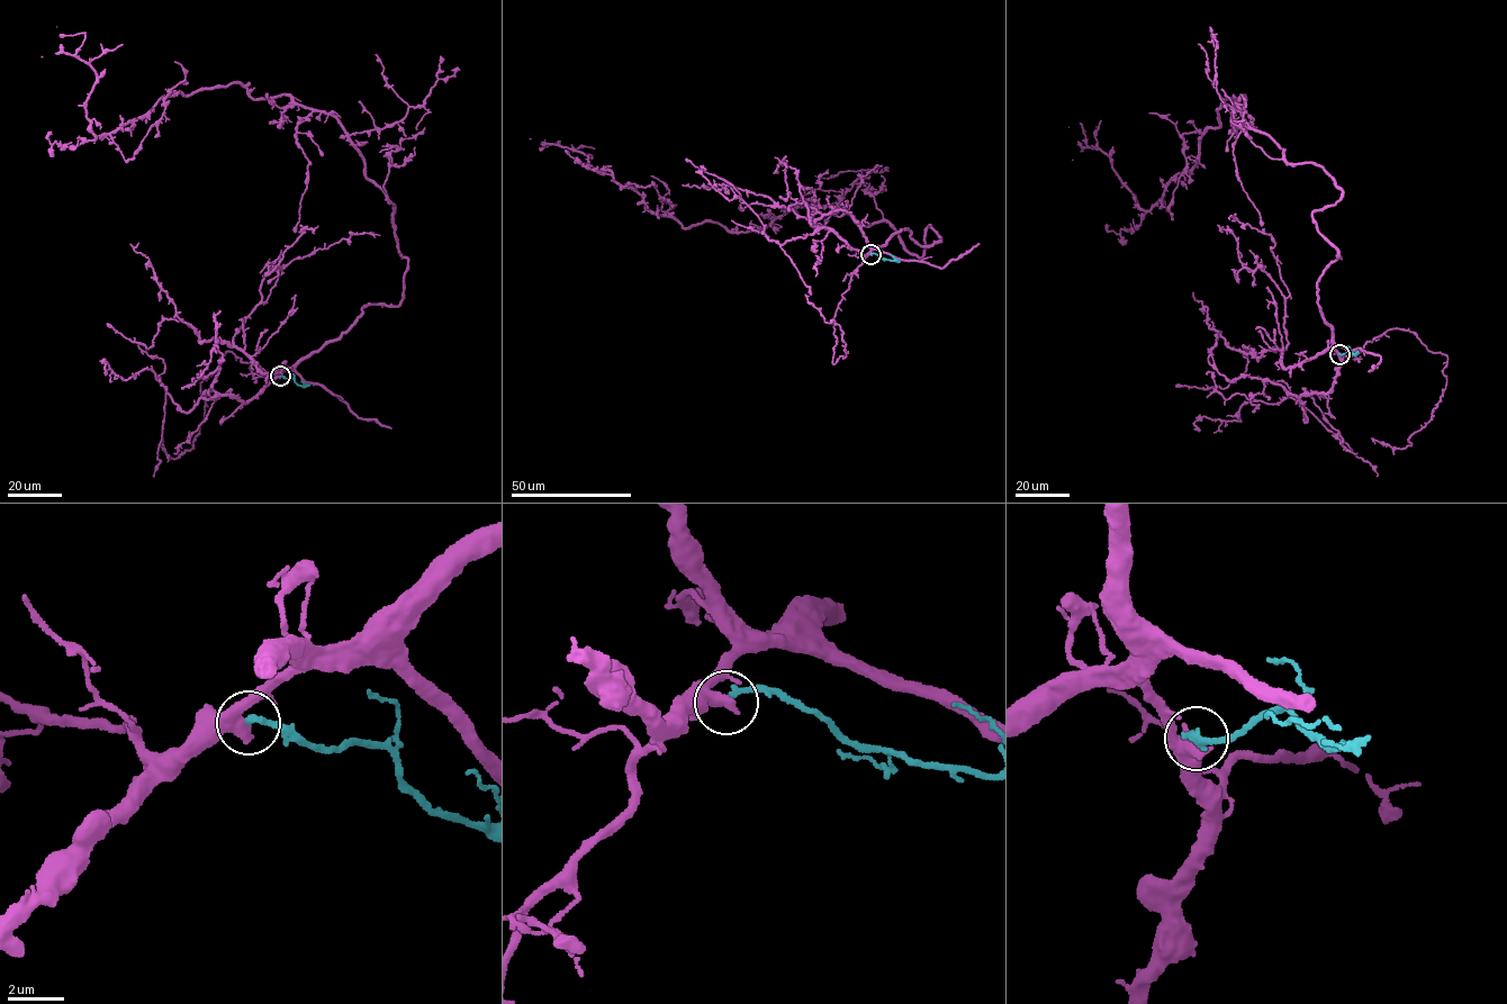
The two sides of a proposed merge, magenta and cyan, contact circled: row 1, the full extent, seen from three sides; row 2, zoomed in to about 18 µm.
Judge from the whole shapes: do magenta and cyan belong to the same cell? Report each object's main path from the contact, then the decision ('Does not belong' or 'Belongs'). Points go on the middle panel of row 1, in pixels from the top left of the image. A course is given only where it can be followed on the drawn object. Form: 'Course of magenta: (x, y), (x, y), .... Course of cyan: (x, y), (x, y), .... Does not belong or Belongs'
Course of magenta: (869, 254), (901, 229), (940, 240), (928, 225), (920, 258), (830, 206), (683, 227), (531, 138). Course of cyan: (871, 254), (894, 261), (890, 254). Does not belong

